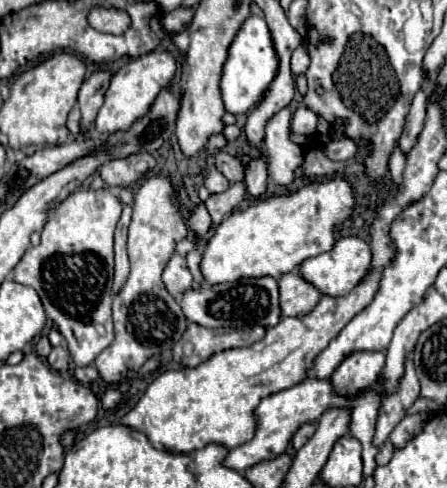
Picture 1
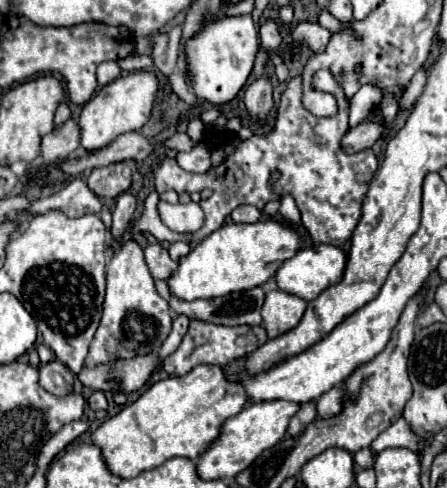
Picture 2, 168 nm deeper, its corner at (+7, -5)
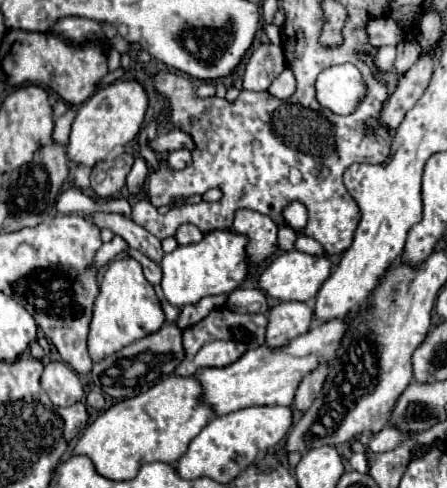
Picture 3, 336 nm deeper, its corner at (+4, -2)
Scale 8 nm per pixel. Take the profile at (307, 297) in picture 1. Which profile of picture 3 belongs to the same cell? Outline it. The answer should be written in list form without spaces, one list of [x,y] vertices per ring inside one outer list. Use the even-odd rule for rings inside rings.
[[[279,301],[269,309],[267,345],[283,347],[287,341],[309,331],[313,323],[313,309],[301,301]]]

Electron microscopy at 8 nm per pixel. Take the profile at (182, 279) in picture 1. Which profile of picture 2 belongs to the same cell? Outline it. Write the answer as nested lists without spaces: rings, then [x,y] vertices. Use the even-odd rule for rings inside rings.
[[[158,242],[144,246],[144,258],[154,280],[166,280],[176,270],[176,262],[168,256],[168,250],[162,248]]]

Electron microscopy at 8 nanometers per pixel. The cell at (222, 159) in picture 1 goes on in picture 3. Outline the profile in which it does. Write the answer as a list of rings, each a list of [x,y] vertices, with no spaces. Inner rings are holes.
[[[177,149],[177,151],[169,153],[169,157],[167,157],[167,163],[171,169],[183,169],[183,167],[191,165],[191,161],[193,161],[193,155],[189,149]]]

